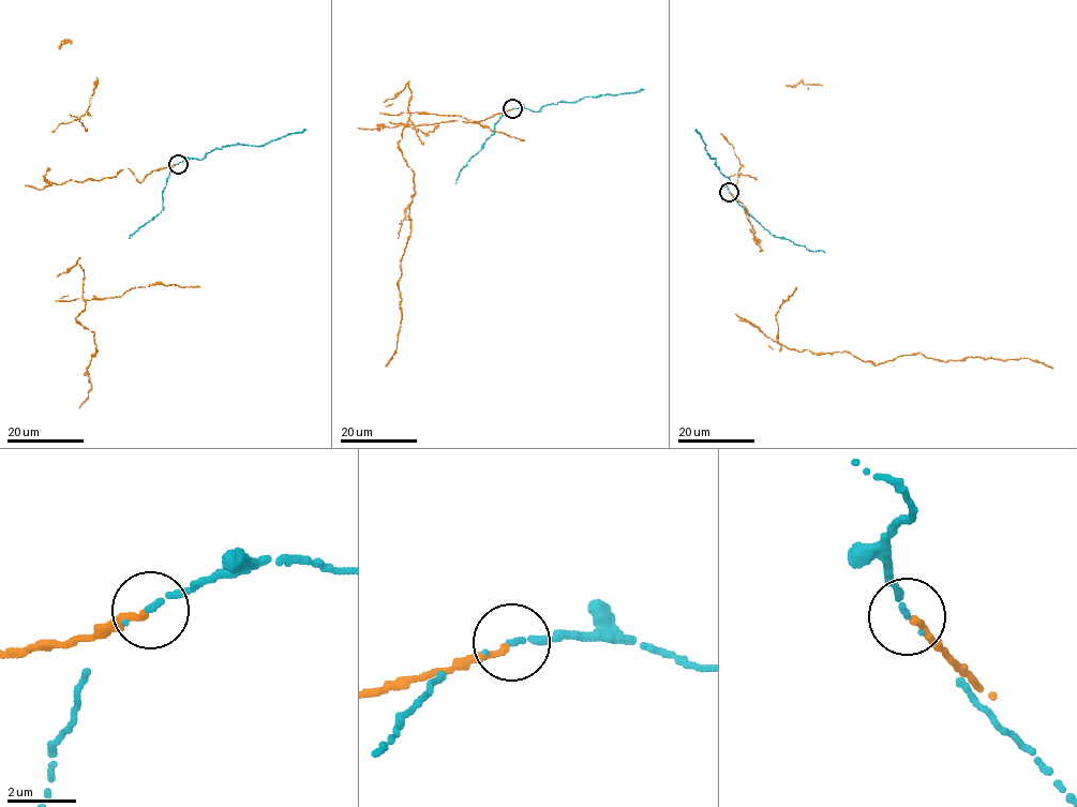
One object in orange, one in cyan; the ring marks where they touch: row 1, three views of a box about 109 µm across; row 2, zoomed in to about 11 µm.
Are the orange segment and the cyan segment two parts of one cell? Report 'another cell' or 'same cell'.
another cell

